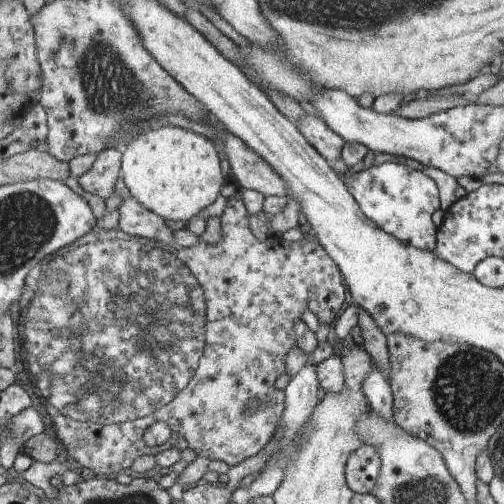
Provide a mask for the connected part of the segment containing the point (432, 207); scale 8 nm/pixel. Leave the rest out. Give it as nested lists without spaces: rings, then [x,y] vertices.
[[[395,162],[377,164],[364,171],[352,168],[346,174],[345,183],[351,194],[354,194],[363,212],[378,227],[399,241],[421,250],[432,251],[435,248],[435,228],[431,222],[431,214],[439,208],[439,198],[433,180],[417,170]]]

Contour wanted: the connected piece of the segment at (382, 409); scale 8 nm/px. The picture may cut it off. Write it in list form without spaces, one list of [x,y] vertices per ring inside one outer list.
[[[377,368],[365,379],[364,391],[371,410],[388,423],[394,422],[393,395],[390,393],[389,380]]]

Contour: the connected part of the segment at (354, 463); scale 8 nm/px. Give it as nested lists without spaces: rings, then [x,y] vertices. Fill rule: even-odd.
[[[363,445],[348,460],[346,475],[356,493],[373,493],[381,472],[381,459],[373,445]]]

